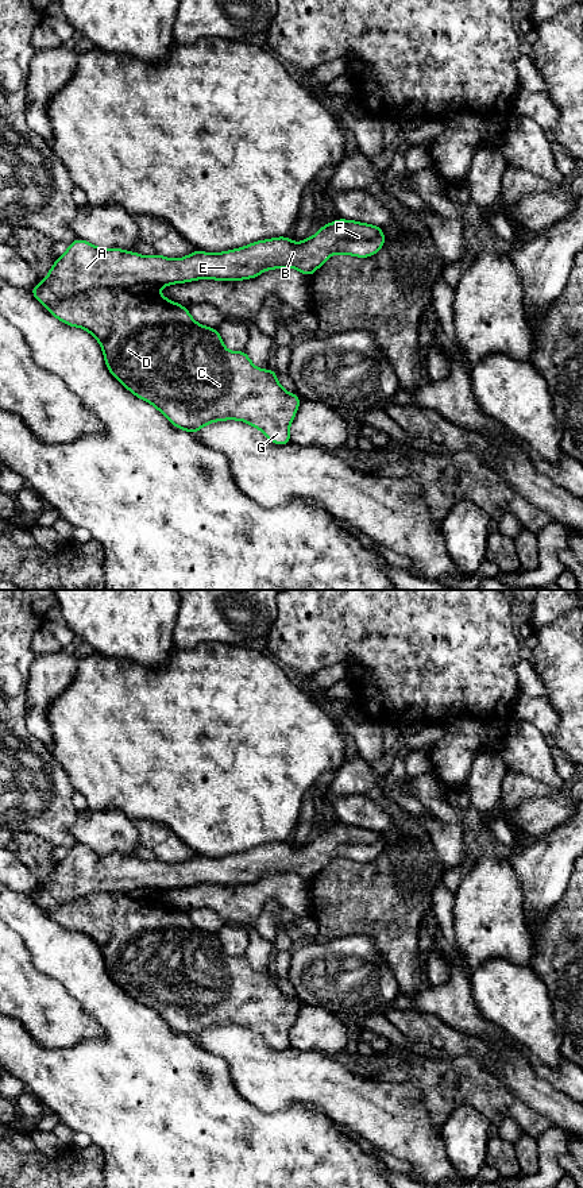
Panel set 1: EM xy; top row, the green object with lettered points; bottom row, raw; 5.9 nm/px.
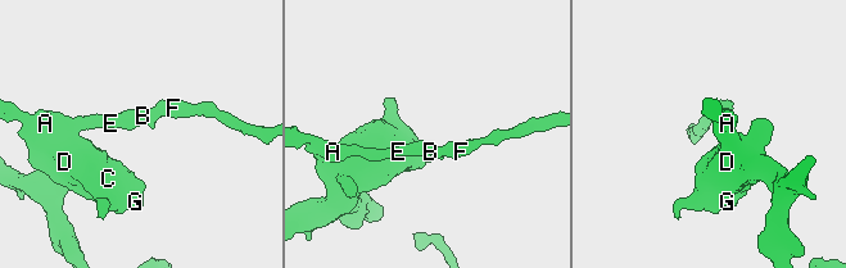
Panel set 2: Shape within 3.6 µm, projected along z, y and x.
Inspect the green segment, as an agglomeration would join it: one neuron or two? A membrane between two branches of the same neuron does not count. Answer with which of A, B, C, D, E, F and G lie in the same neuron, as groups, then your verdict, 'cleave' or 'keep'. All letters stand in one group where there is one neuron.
groups A B E F / C D G; cleave

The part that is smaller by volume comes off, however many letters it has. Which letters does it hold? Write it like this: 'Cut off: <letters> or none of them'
Cut off: A, B, E, F

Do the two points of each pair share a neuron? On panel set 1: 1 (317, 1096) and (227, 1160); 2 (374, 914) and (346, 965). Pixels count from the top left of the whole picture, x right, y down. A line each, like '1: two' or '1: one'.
1: two
2: two

